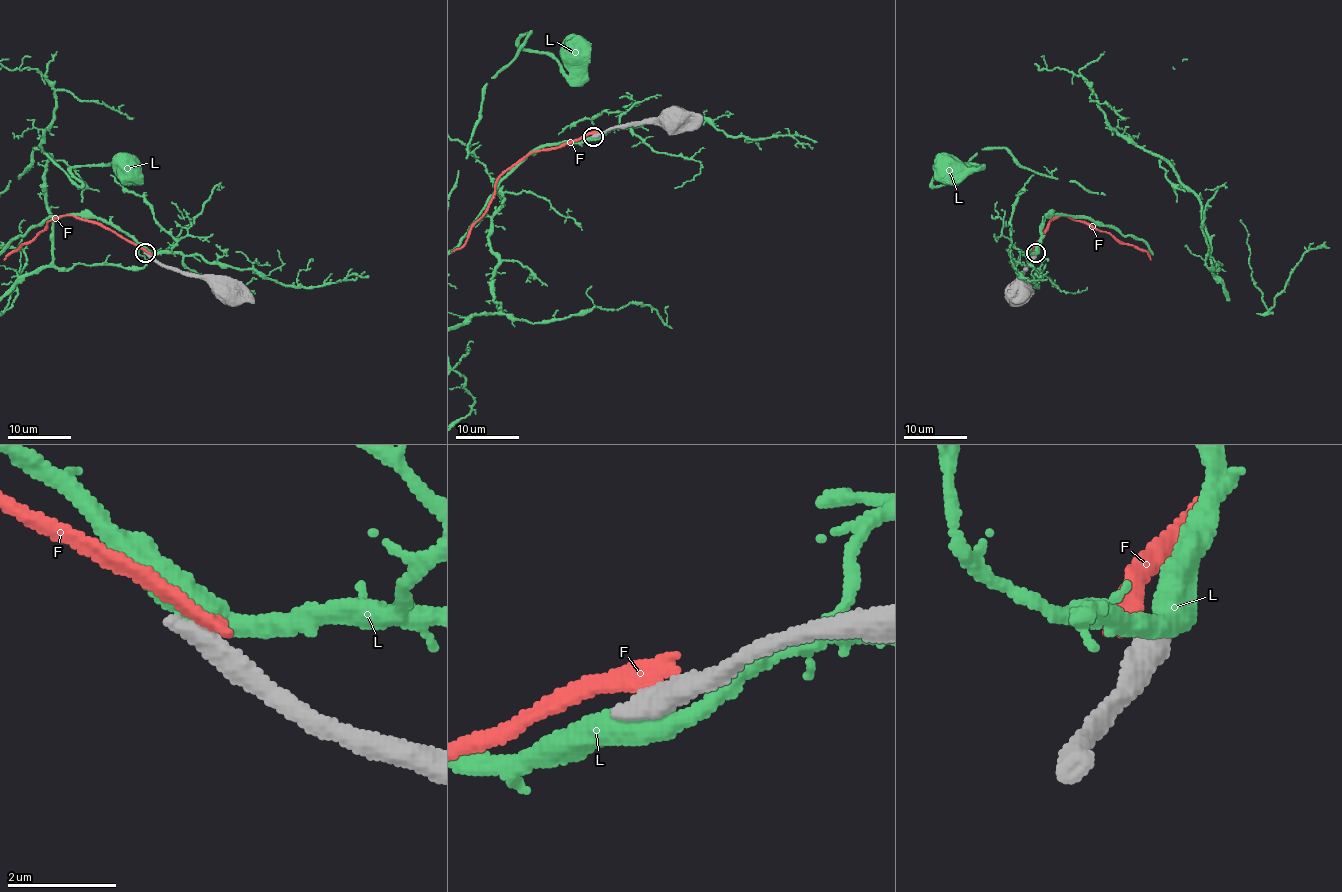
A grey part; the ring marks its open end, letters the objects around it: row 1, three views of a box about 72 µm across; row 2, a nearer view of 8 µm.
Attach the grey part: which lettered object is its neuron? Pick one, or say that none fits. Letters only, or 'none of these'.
none of these

